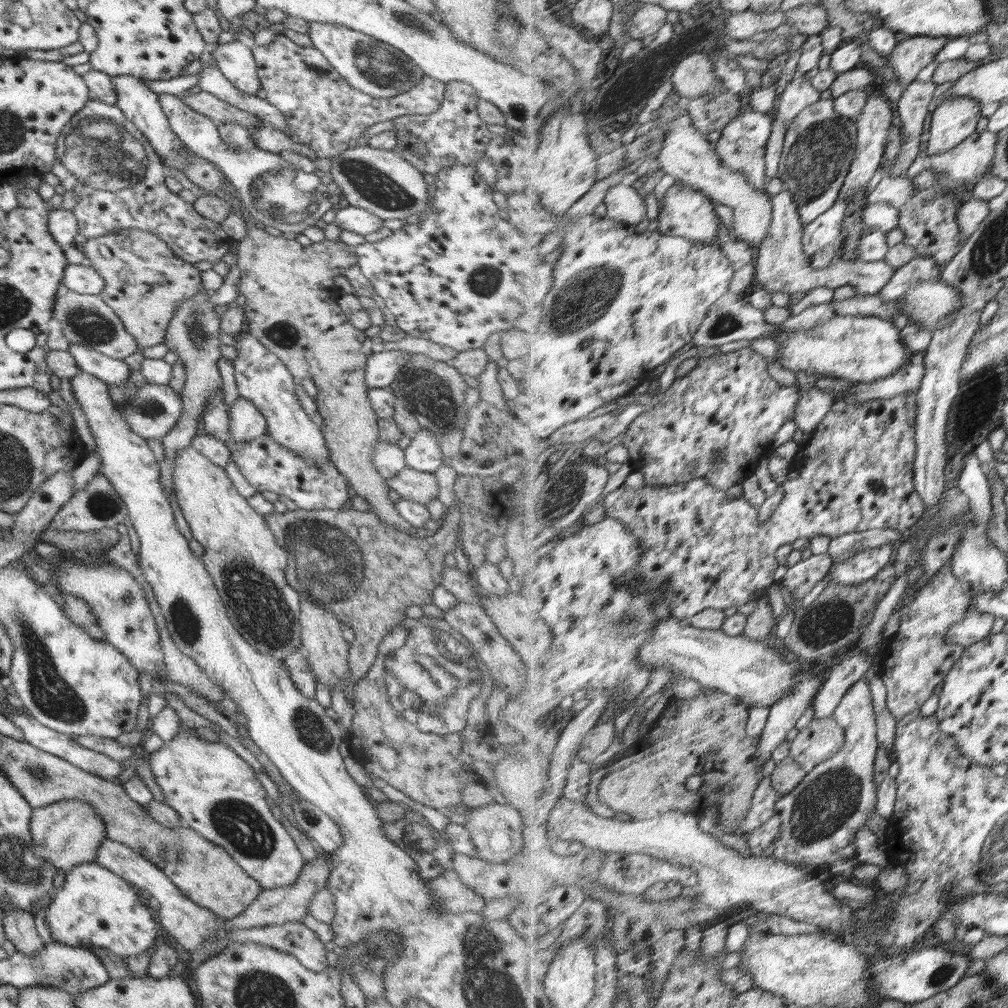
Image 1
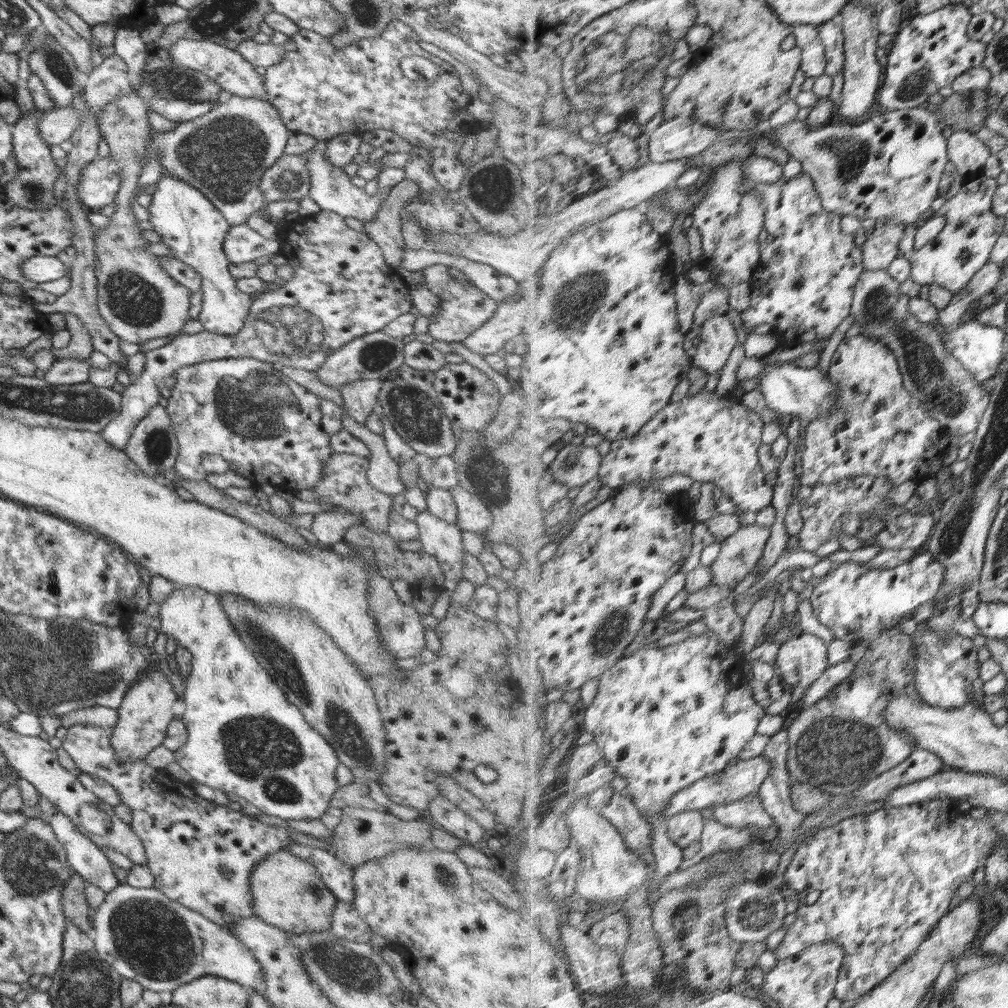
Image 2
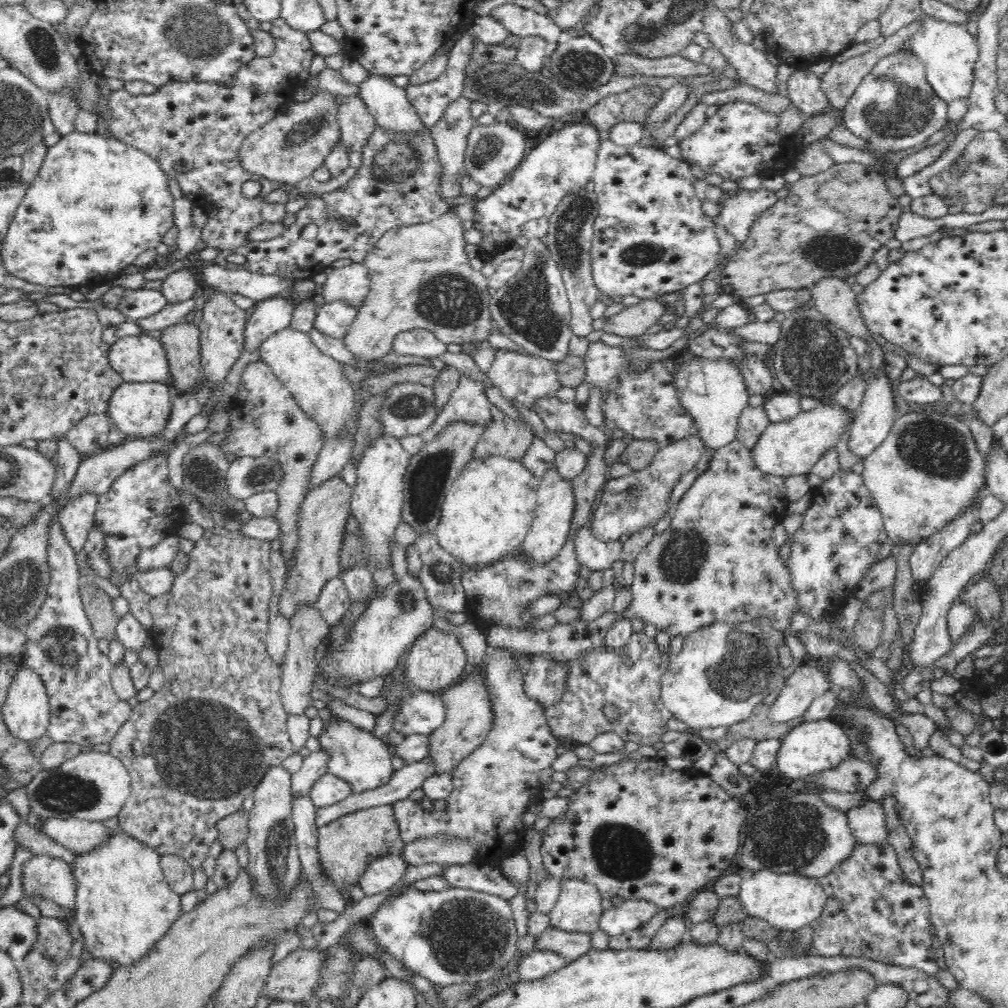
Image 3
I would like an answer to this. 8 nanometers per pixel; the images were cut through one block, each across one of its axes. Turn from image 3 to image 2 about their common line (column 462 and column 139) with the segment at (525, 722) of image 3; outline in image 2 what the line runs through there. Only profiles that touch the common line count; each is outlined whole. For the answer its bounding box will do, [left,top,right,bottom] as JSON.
[62,726,293,929]

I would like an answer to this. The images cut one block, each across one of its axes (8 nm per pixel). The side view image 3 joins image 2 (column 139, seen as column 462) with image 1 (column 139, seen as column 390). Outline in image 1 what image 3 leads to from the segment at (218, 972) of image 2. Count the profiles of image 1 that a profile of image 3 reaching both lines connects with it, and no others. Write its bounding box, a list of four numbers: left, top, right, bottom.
[44,862,163,959]

